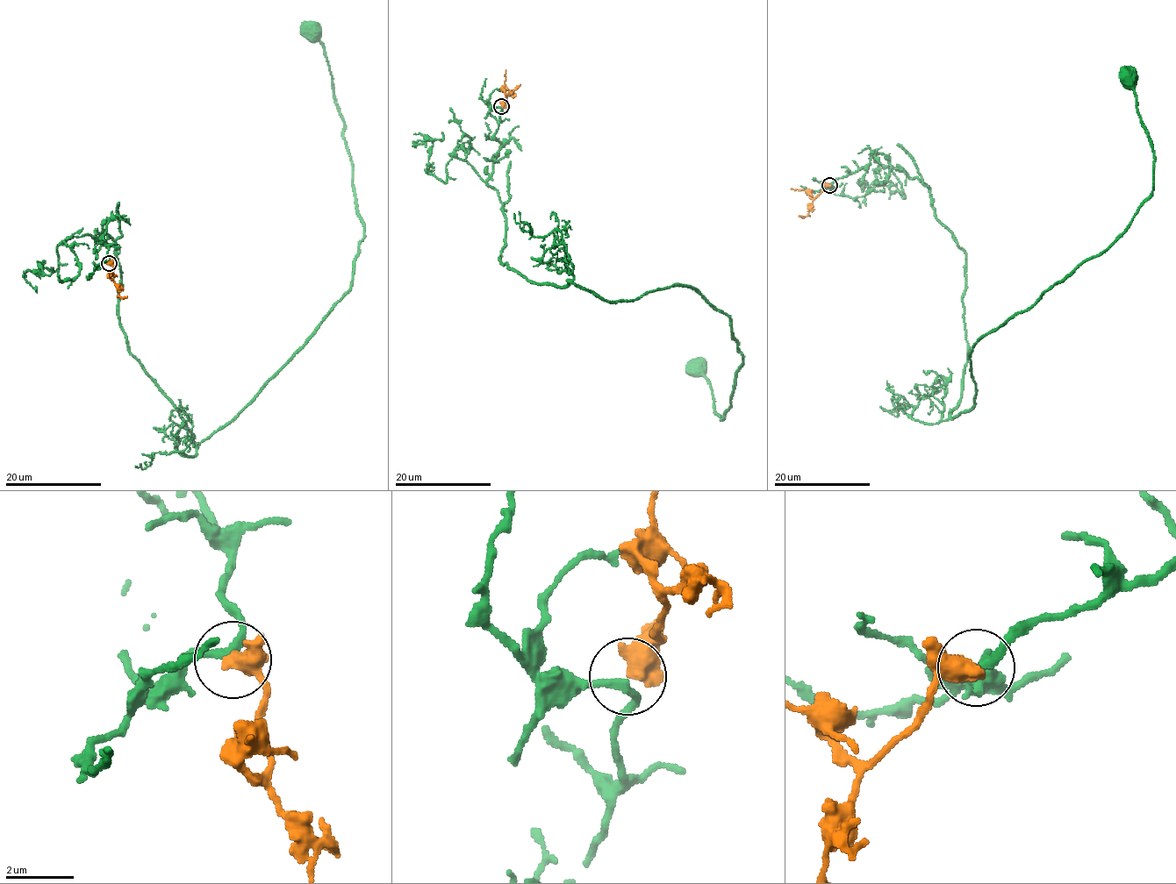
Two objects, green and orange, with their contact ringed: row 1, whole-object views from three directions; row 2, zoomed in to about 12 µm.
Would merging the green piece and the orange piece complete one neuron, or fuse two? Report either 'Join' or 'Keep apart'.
Join

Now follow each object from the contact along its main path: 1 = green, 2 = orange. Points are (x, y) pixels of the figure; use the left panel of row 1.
1: (108, 263), (109, 218), (97, 238), (114, 241), (128, 352), (200, 444), (350, 288), (363, 223), (310, 30)
2: (108, 263), (112, 267), (113, 281), (119, 295), (127, 296)

